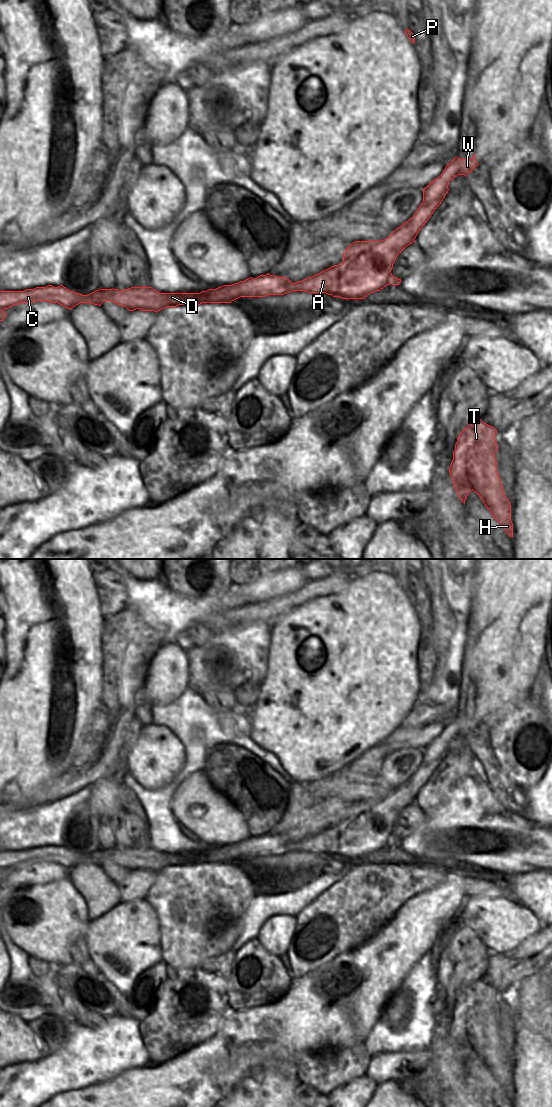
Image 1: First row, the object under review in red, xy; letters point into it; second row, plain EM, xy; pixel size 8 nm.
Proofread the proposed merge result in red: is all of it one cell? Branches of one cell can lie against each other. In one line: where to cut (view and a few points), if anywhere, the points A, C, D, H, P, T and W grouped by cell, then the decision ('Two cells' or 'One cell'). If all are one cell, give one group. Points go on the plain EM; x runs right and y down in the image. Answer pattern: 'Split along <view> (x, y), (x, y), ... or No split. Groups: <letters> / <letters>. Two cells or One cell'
Split along xy (391, 833), (390, 842). Groups: A C D W / H P T. Two cells.

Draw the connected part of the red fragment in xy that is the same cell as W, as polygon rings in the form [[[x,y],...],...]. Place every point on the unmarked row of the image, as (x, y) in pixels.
[[[475,714],[472,719],[460,719],[456,716],[447,724],[443,733],[423,749],[423,762],[415,774],[386,799],[355,801],[343,812],[342,823],[296,843],[286,837],[276,837],[268,833],[200,853],[160,853],[152,847],[135,846],[122,851],[99,848],[88,855],[82,855],[63,845],[48,845],[24,851],[0,851],[0,881],[6,876],[5,869],[36,861],[58,863],[68,869],[80,863],[101,866],[104,861],[112,861],[129,871],[140,869],[157,873],[166,867],[178,865],[231,863],[240,857],[284,855],[292,851],[326,853],[347,860],[364,859],[391,843],[391,830],[397,816],[413,803],[421,788],[439,767],[449,751],[449,741],[458,735],[466,737],[478,725]]]

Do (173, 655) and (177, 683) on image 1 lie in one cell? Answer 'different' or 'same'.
same

